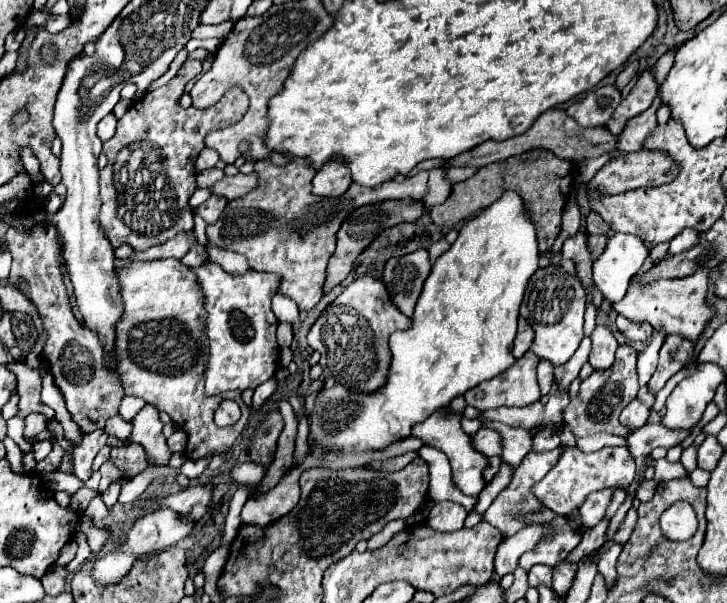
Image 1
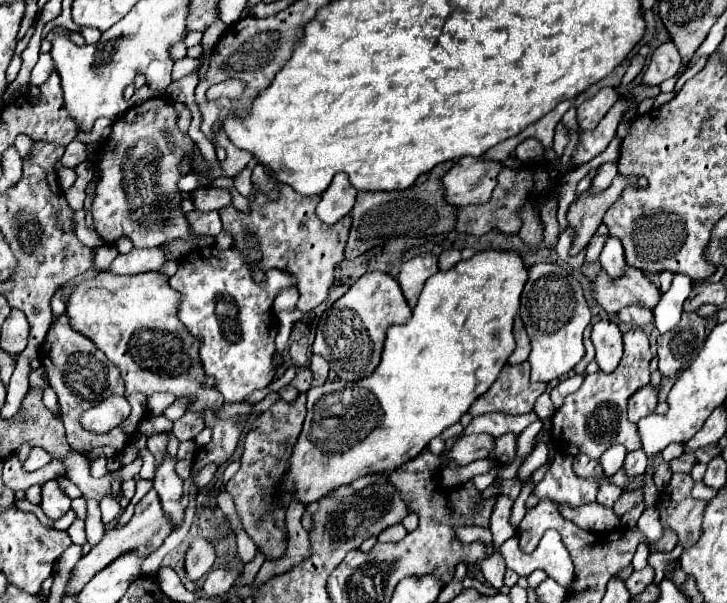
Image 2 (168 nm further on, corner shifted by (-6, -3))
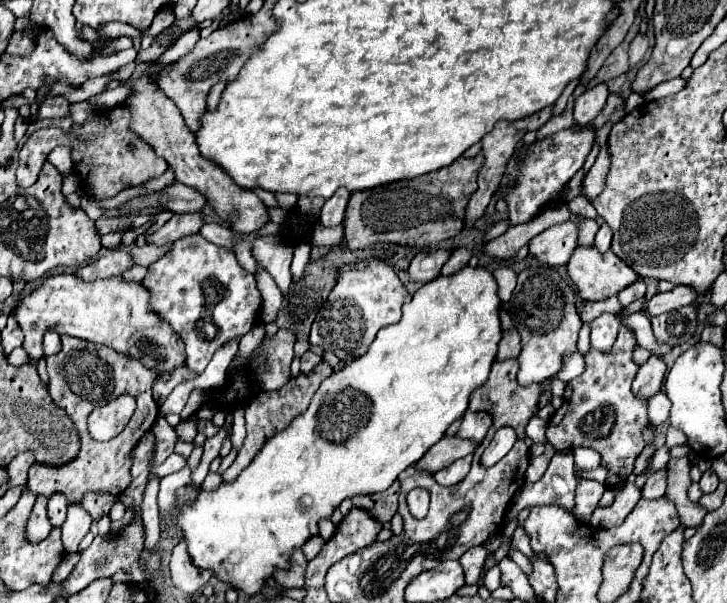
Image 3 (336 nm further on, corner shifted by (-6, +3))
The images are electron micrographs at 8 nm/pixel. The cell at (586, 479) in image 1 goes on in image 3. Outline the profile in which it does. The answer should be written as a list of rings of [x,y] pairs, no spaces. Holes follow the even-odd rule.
[[[579,479],[575,490],[575,513],[579,521],[587,521],[589,513],[599,505],[605,487],[593,479]]]

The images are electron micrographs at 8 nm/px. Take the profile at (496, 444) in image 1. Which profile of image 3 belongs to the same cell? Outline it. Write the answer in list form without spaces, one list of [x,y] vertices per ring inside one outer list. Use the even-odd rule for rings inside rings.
[[[443,437],[441,441],[437,441],[437,445],[433,445],[425,457],[421,461],[417,461],[417,467],[423,471],[431,471],[437,473],[439,469],[447,467],[449,463],[471,455],[477,449],[477,443],[473,439],[461,439],[461,437]]]

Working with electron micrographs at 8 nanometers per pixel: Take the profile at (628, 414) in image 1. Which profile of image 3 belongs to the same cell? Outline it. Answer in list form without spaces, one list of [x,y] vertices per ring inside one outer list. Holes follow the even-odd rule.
[[[651,355],[645,365],[641,365],[635,381],[633,381],[633,395],[639,399],[649,399],[661,391],[667,367],[661,357]]]

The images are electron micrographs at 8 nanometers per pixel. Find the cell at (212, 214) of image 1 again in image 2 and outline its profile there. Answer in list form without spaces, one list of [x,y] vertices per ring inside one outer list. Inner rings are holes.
[[[189,211],[185,217],[187,217],[187,223],[189,223],[189,227],[195,235],[217,237],[219,231],[221,231],[221,219],[219,219],[217,211],[211,211],[211,213]]]

